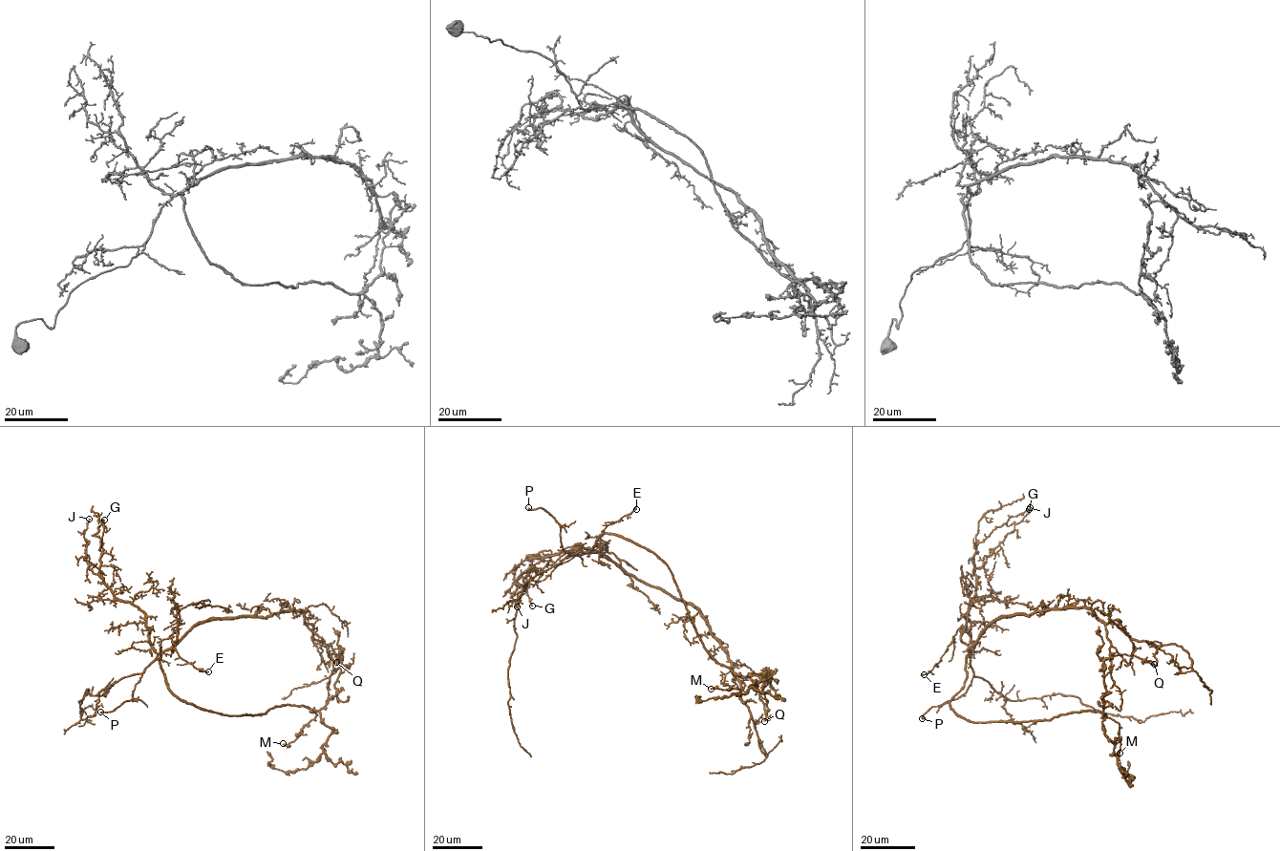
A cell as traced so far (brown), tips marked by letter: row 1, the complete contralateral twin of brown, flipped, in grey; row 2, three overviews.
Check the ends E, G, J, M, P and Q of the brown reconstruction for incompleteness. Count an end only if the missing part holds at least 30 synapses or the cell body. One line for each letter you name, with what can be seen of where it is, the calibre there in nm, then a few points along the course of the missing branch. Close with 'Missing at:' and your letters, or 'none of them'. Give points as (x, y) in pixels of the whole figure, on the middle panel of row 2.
P: (528, 507) | 240 nm | (528, 507), (532, 497), (523, 489), (510, 489), (505, 485), (506, 479)
Missing at: P

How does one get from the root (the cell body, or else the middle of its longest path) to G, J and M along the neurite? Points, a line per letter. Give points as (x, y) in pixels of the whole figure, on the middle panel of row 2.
G: (587, 548), (581, 555), (573, 548), (540, 557), (527, 555), (531, 564), (523, 581), (532, 606)
J: (587, 548), (581, 555), (573, 548), (551, 555), (528, 556), (514, 572), (516, 588), (512, 598), (517, 606)
M: (587, 548), (603, 535), (614, 534), (649, 549), (667, 566), (705, 649), (745, 685), (711, 689)

